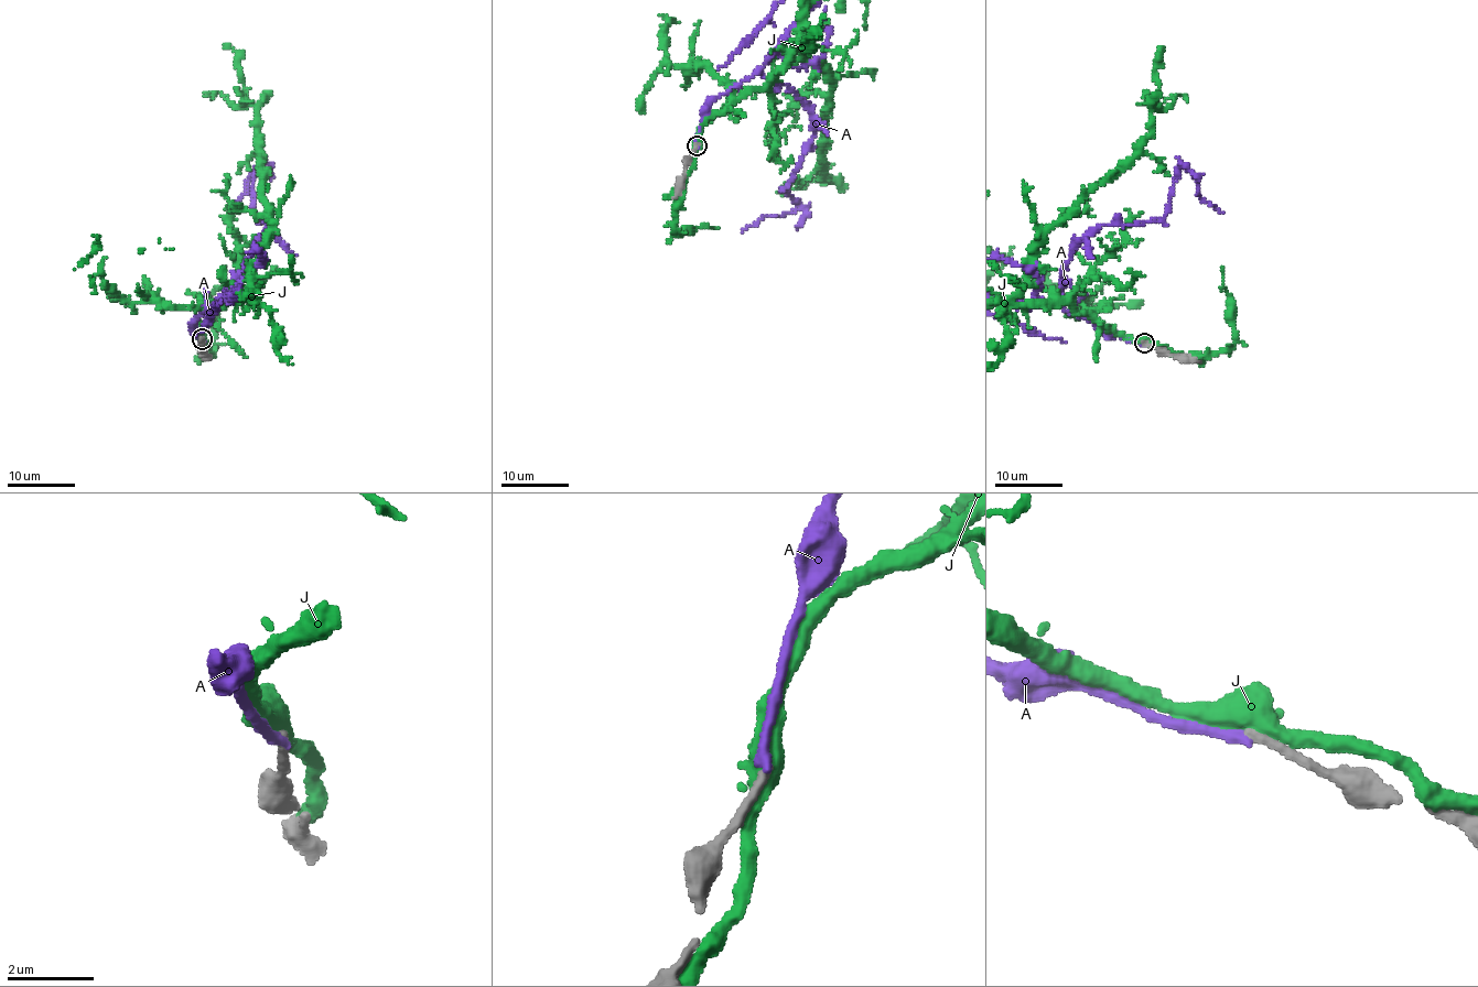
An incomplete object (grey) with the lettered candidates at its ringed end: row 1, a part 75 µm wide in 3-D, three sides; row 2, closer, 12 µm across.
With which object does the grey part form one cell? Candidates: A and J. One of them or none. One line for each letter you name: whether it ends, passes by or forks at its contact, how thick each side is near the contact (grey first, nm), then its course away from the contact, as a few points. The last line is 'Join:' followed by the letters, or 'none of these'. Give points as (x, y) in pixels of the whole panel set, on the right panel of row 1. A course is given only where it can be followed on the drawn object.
Join: none of these

